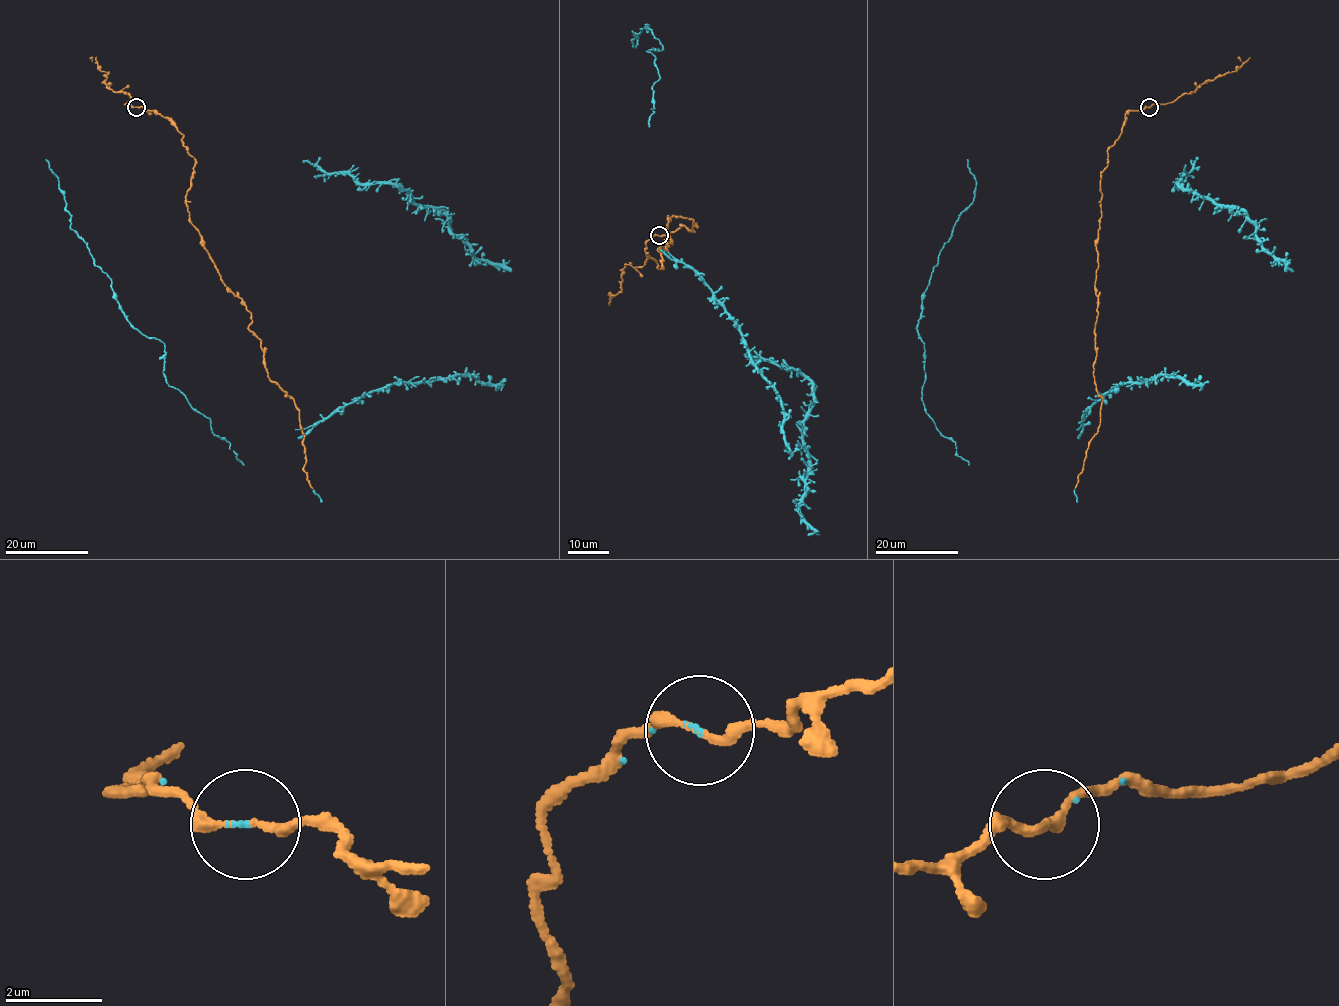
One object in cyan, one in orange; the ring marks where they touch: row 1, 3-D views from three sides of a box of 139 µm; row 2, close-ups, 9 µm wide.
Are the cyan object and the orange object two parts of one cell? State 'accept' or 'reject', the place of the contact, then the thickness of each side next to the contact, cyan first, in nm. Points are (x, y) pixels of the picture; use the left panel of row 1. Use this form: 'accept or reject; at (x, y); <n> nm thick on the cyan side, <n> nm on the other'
accept; at (136, 107); 70 nm thick on the cyan side, 160 nm on the other

